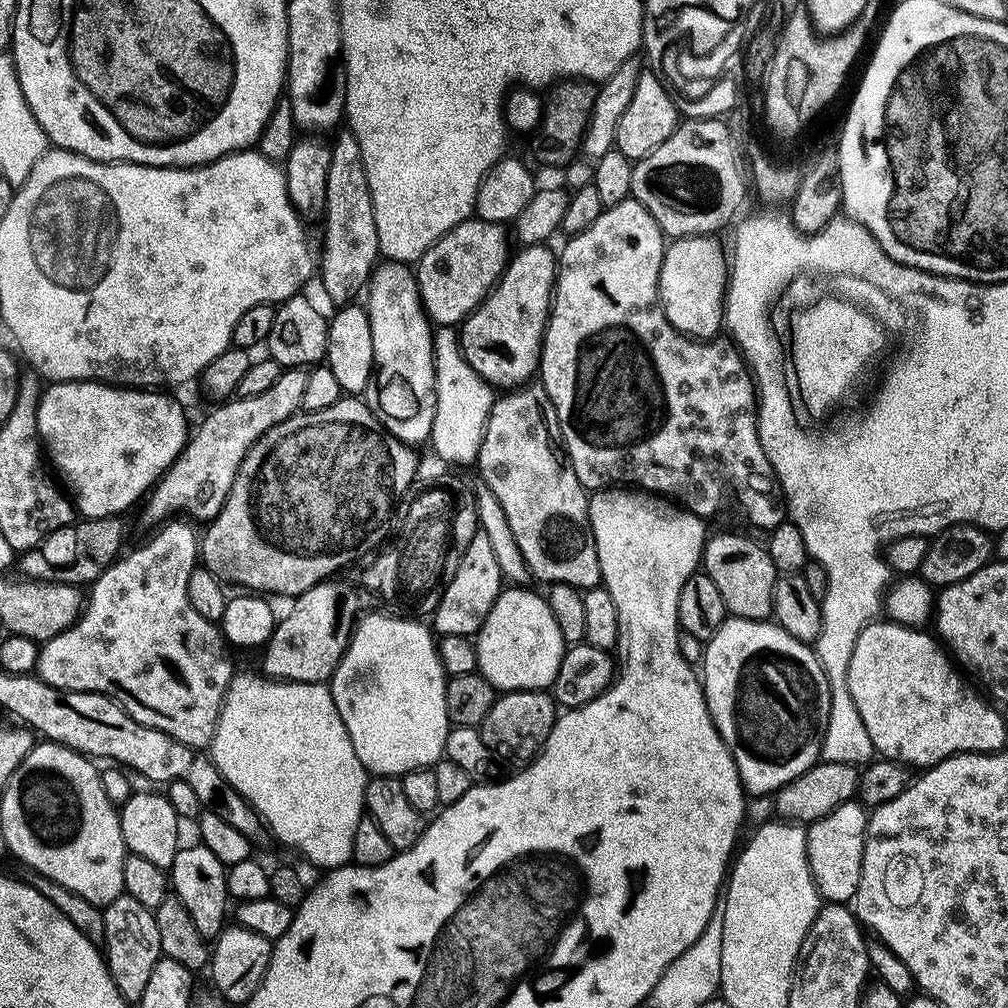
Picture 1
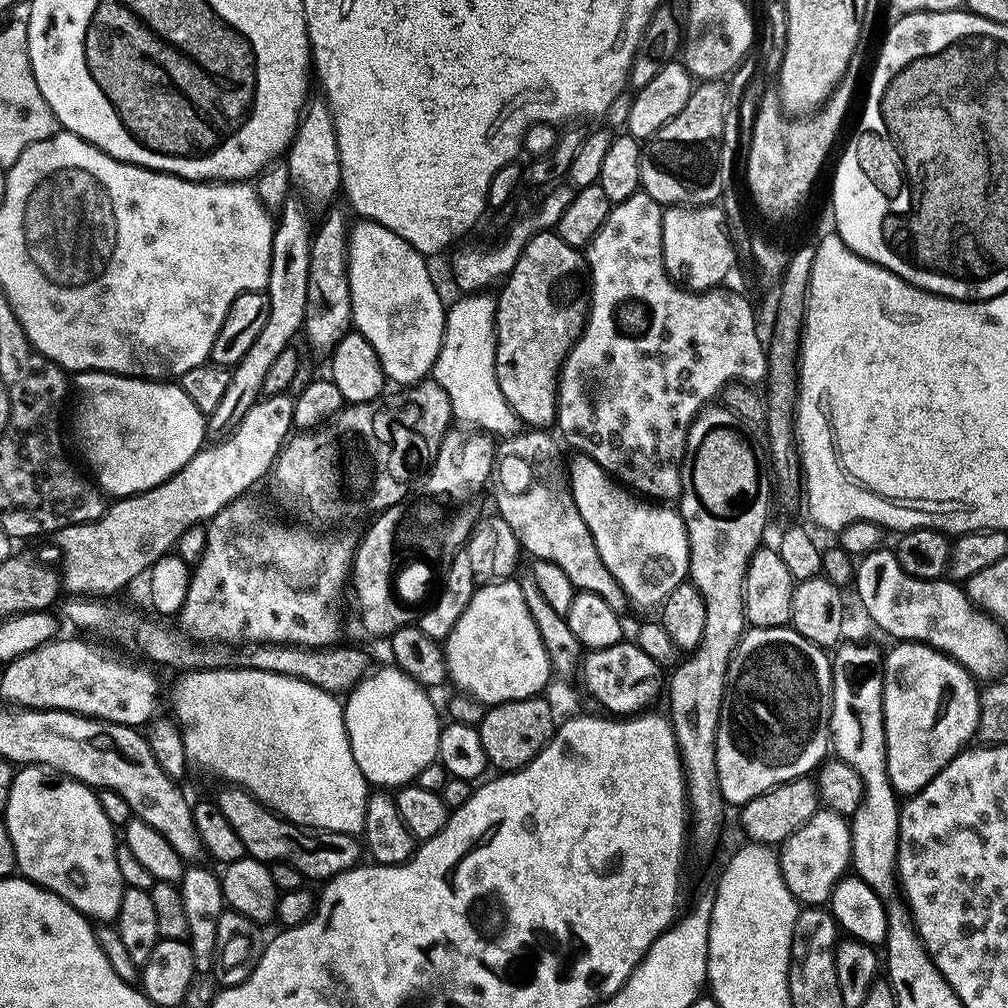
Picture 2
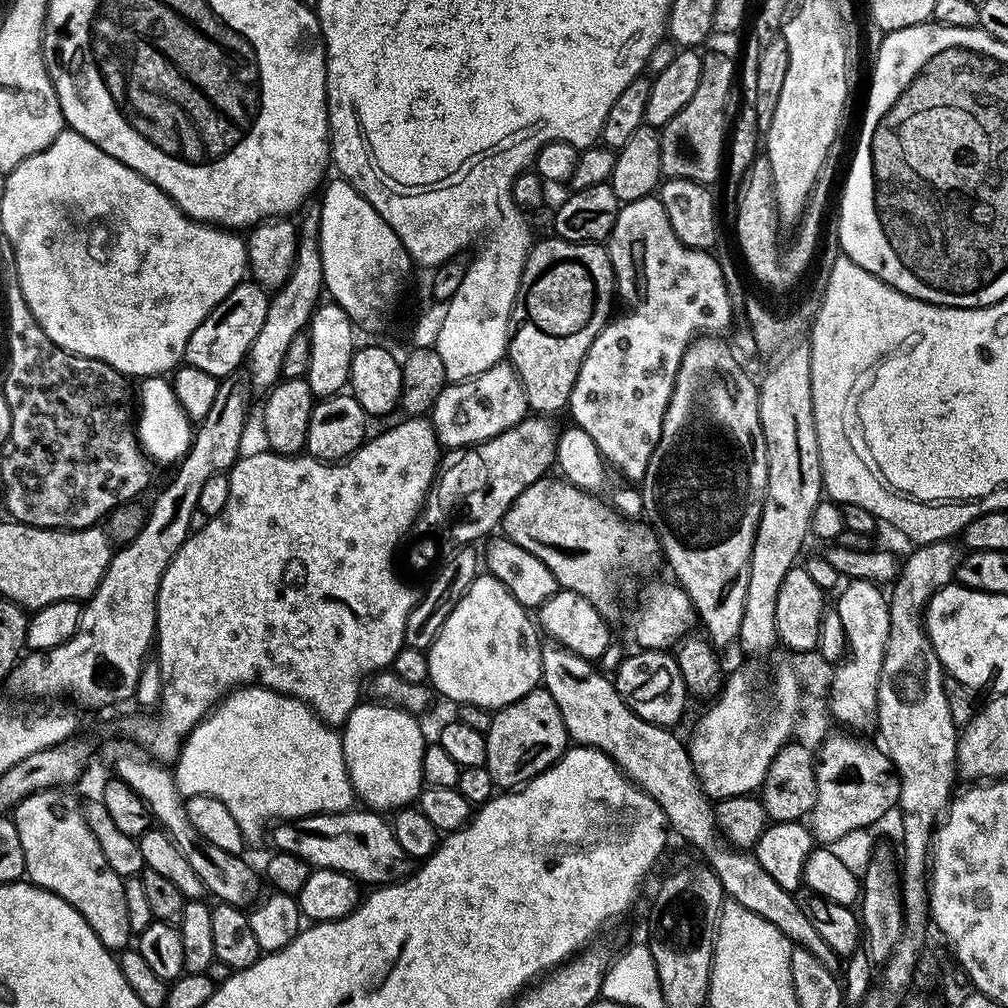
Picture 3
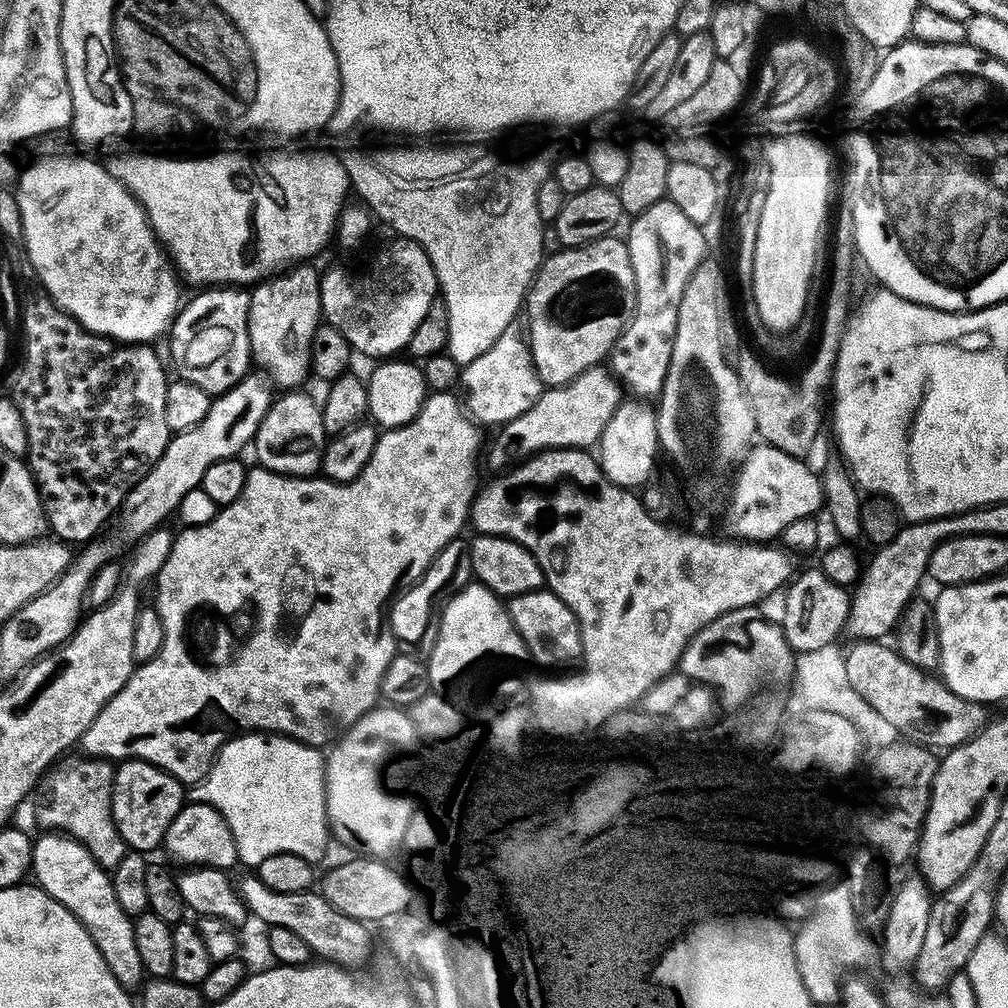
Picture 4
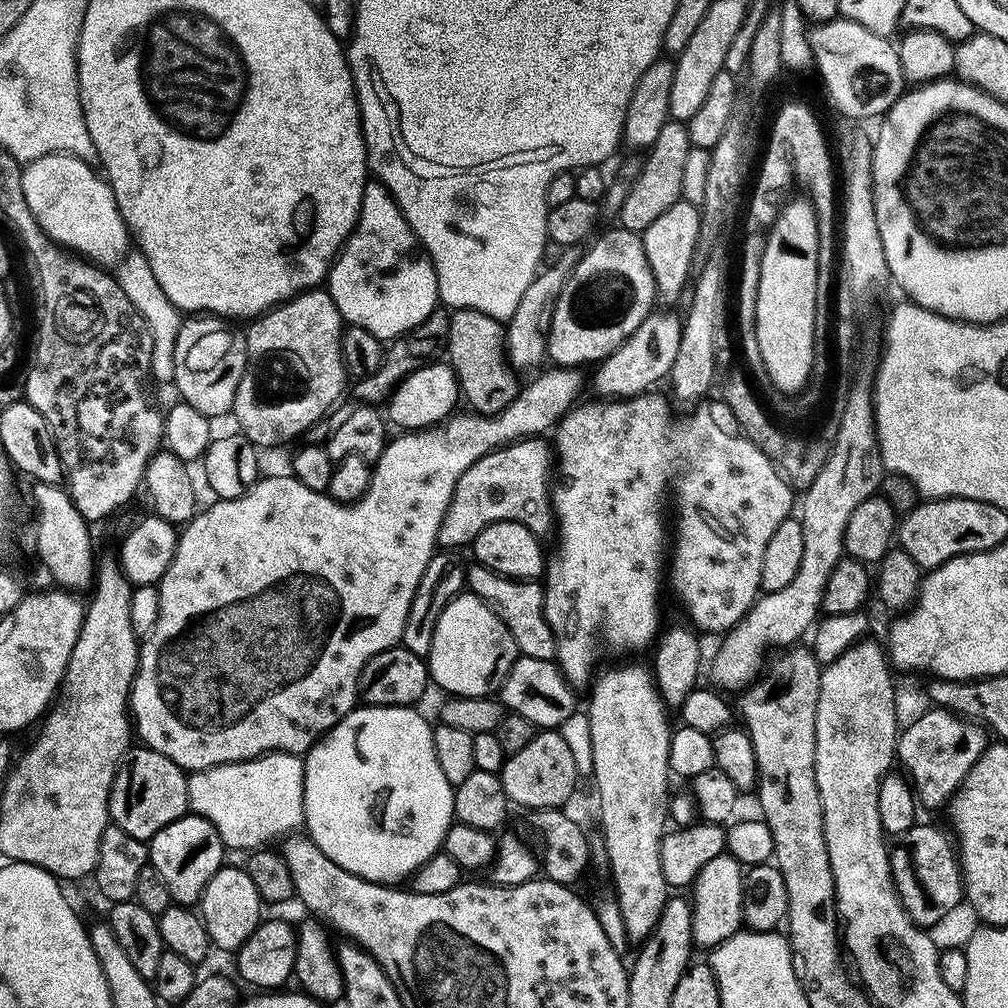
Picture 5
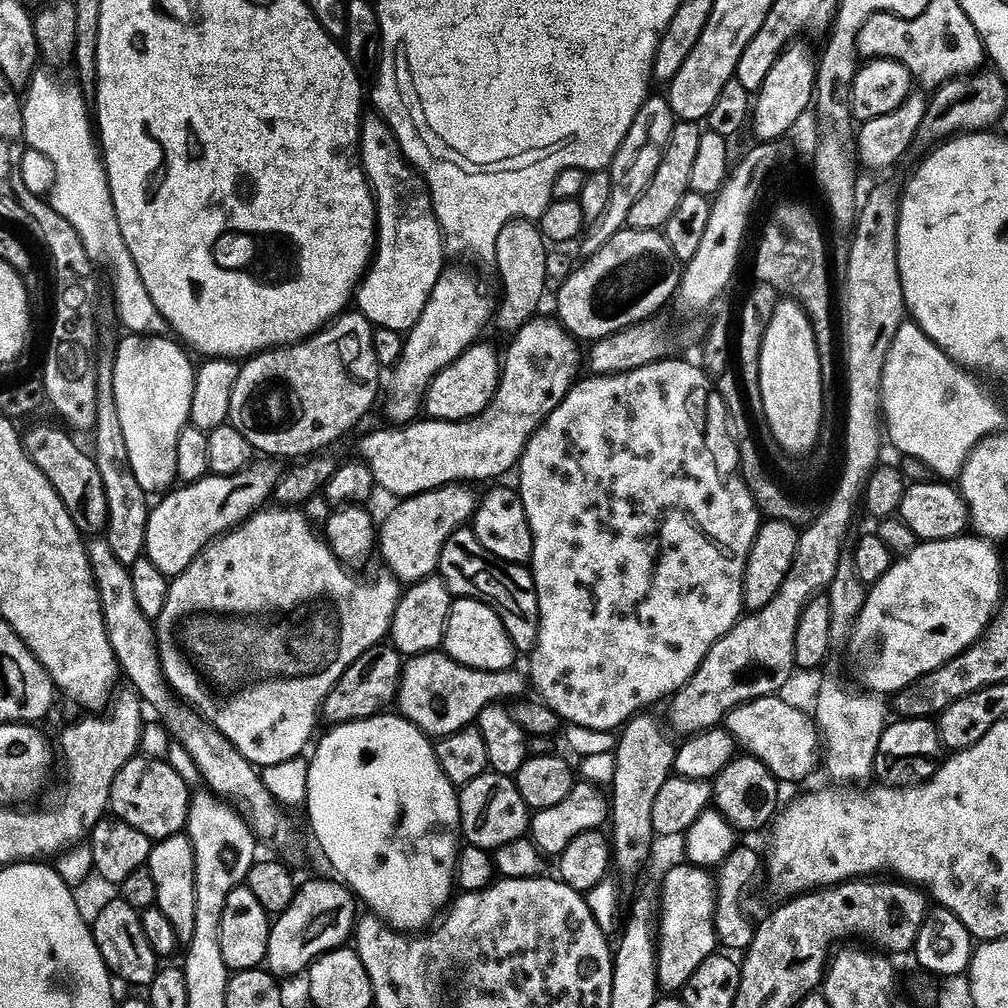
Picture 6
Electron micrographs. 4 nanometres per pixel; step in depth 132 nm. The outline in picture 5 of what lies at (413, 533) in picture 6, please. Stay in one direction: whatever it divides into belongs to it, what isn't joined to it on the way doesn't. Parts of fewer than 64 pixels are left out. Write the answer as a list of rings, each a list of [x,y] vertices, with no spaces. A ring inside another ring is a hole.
[[[533,438],[497,448],[462,474],[439,531],[441,549],[460,550],[456,548],[475,545],[478,534],[498,522],[518,522],[541,538],[547,537],[551,528],[553,531],[554,452],[546,441]]]

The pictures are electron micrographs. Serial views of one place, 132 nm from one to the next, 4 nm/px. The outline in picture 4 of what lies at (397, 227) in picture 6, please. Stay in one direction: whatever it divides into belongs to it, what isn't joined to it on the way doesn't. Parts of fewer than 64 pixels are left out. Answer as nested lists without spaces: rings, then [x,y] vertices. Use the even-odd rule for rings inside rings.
[[[392,238],[369,262],[365,276],[332,268],[320,281],[322,316],[327,327],[338,330],[350,342],[353,353],[373,356],[376,362],[399,357],[407,349],[438,295],[440,283],[426,250],[403,238]]]

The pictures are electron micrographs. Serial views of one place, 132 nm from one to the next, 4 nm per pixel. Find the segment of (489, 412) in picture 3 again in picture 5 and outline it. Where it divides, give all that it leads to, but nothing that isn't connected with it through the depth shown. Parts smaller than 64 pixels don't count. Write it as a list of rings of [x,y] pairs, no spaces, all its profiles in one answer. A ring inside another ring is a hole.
[[[569,248],[561,251],[559,255],[560,261],[549,272],[548,269],[541,271],[540,275],[534,278],[534,282],[530,282],[530,290],[526,290],[514,318],[507,325],[508,363],[517,370],[536,367],[539,369],[541,367],[539,364],[548,356],[548,331],[552,329],[556,307],[562,298],[562,290],[568,285],[568,279],[579,266],[582,252],[580,248]]]

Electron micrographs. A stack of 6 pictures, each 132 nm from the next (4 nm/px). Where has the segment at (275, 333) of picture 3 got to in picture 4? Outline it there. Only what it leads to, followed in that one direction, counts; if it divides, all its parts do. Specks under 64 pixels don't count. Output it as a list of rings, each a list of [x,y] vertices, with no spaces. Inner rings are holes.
[[[249,374],[243,382],[231,388],[227,394],[213,399],[210,414],[206,414],[206,418],[202,418],[202,422],[198,422],[198,426],[194,426],[194,430],[186,430],[173,435],[172,440],[166,446],[166,454],[162,454],[162,458],[152,467],[150,474],[146,474],[146,478],[142,478],[142,482],[124,502],[122,517],[124,516],[125,534],[133,536],[133,541],[139,542],[152,532],[161,529],[166,520],[179,513],[183,499],[192,491],[202,488],[207,471],[212,466],[243,457],[243,452],[247,448],[249,451],[253,447],[258,430],[262,426],[266,414],[272,408],[274,392],[271,391],[273,392],[273,389],[263,375]]]

